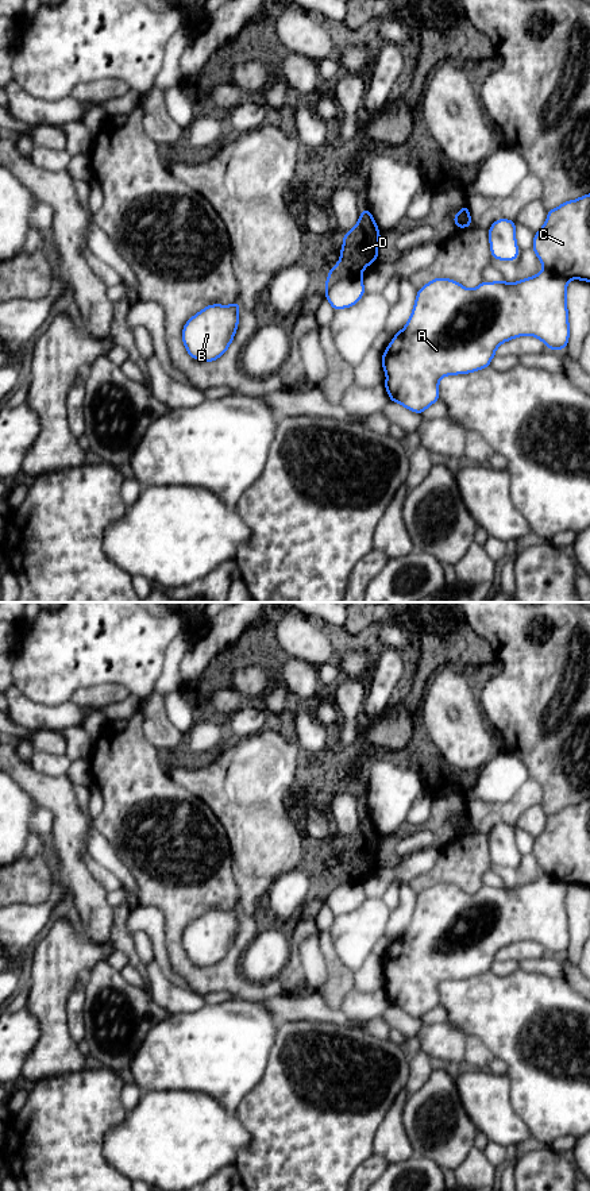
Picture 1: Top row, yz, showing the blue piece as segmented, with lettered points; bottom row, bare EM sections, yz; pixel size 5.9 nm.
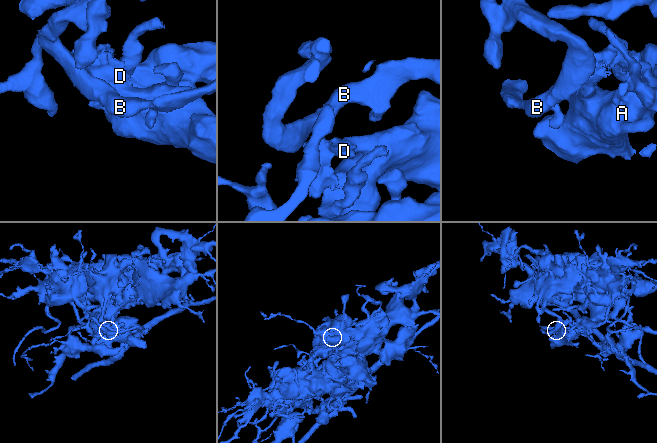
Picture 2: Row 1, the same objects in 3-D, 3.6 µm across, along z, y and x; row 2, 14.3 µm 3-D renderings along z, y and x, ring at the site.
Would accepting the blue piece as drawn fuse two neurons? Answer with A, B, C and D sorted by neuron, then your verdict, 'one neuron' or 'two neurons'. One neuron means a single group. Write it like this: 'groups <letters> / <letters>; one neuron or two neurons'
groups A B C / D; two neurons

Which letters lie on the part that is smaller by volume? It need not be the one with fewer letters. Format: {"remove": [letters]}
{"remove": ["D"]}

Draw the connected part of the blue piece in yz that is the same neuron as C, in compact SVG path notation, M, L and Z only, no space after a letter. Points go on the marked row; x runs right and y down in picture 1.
M590 193L576 198L563 203L562 205L547 212L547 220L544 226L535 234L532 248L544 266L544 270L539 274L520 280L517 282L509 284L504 280L498 280L495 282L481 282L475 289L467 289L459 282L450 278L435 278L431 280L427 285L417 290L414 307L412 309L410 317L406 325L397 334L394 334L393 340L386 347L382 354L382 369L386 373L385 388L390 397L390 402L398 402L416 413L424 413L424 411L431 406L433 402L440 400L439 397L439 381L446 375L456 375L456 374L467 374L482 370L490 366L493 356L495 355L497 347L510 339L529 335L539 338L547 348L551 350L562 350L567 348L568 338L570 338L570 324L568 324L568 311L567 311L567 282L570 280L582 280L590 282Z

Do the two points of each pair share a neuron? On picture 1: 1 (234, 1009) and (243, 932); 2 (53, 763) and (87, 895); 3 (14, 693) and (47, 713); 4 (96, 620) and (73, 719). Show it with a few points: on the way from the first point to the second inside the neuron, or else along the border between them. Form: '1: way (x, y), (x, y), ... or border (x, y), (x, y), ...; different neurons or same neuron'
1: border (236, 997), (259, 1002); different neurons
2: border (30, 762), (41, 773), (65, 777); different neurons
3: way (20, 701), (33, 713), (39, 713); same neuron
4: border (69, 700), (51, 705), (37, 701); different neurons

